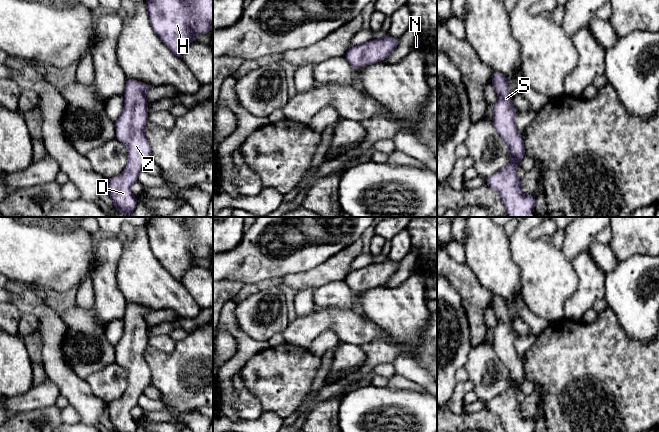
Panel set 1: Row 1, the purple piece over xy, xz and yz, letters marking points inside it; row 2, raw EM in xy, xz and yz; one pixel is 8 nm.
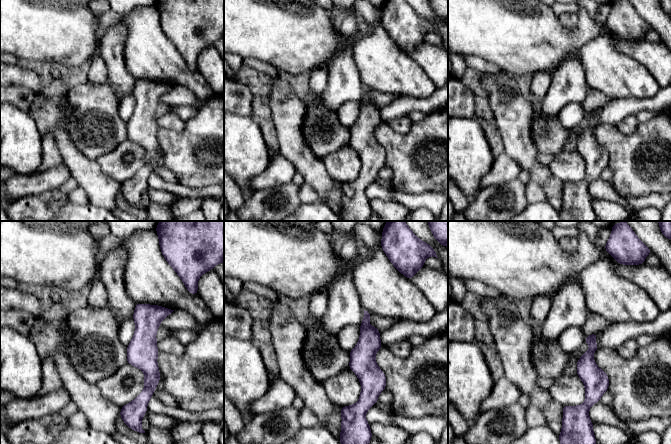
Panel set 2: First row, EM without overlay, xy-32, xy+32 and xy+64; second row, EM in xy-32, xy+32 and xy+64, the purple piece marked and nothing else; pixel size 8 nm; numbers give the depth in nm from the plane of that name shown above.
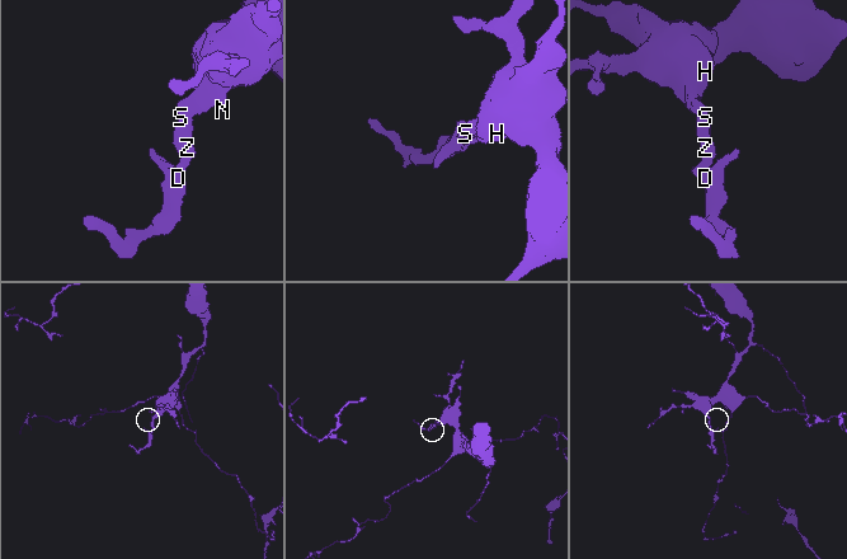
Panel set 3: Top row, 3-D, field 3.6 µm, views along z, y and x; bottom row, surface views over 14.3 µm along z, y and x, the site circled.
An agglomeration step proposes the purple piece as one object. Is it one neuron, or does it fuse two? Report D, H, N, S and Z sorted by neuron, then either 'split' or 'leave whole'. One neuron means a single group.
D H N S Z | leave whole

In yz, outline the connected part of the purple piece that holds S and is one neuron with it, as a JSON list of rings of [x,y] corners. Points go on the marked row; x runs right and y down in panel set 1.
[[[494,71],[491,85],[498,94],[498,101],[492,106],[492,123],[509,148],[511,163],[489,176],[486,185],[501,195],[507,217],[529,217],[534,212],[536,198],[522,193],[522,182],[515,171],[525,156],[523,139],[515,124],[517,110],[505,75]]]

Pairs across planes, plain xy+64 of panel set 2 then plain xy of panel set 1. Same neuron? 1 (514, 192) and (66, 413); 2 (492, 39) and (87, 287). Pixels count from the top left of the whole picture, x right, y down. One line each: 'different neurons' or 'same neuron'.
1: different neurons
2: different neurons

